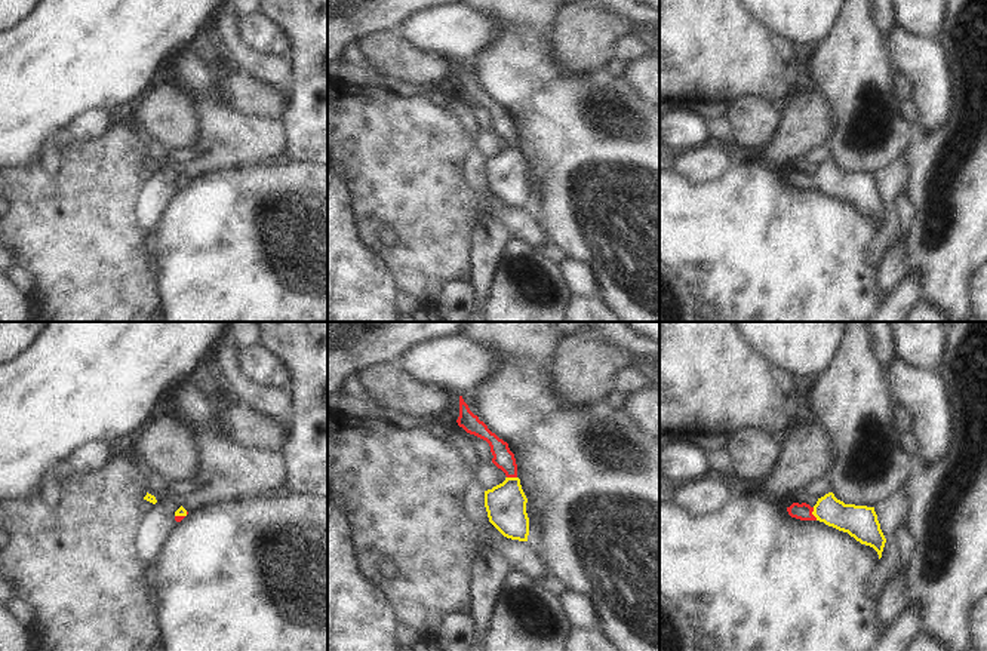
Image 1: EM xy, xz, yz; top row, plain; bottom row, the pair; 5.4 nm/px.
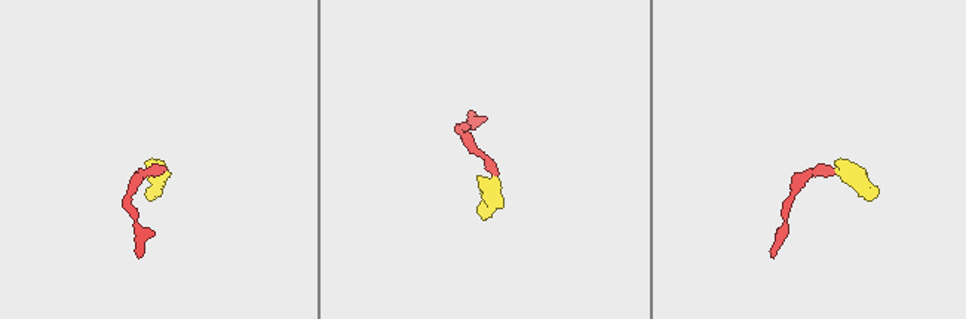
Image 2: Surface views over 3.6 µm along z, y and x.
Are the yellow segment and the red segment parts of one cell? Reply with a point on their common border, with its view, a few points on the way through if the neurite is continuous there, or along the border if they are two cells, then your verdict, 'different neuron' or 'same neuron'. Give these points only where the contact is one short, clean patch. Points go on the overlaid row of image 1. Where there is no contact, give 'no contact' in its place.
contact yz (812, 513); way yz (857, 521), (836, 513), (812, 513), (803, 512); same neuron

